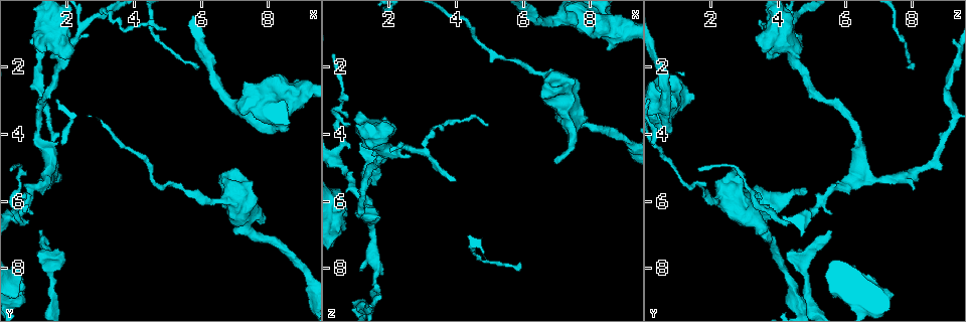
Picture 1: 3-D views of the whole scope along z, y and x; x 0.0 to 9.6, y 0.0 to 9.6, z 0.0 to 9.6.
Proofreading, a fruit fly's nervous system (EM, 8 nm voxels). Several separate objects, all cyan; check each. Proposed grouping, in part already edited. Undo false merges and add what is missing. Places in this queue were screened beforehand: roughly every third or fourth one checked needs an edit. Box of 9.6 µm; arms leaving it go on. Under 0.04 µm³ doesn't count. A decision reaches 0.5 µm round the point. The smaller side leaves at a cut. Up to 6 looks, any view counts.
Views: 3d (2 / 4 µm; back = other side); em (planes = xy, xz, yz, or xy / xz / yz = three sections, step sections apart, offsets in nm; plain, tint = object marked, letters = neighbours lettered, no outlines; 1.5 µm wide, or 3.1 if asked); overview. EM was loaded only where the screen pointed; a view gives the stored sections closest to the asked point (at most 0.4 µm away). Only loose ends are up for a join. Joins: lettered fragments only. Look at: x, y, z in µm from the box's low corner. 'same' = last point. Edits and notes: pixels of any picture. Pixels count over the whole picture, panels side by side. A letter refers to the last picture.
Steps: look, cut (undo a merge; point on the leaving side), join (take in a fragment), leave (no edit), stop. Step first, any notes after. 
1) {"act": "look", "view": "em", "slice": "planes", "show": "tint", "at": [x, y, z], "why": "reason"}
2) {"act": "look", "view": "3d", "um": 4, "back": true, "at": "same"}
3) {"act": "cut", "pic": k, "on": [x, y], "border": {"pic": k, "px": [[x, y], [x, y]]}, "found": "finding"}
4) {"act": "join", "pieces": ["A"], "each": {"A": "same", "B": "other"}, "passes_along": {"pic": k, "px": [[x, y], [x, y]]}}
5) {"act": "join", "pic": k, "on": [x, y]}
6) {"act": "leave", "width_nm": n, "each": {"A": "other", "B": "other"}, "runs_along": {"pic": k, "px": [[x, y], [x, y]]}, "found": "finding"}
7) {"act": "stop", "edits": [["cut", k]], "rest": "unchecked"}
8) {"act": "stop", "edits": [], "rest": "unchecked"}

{"act": "look", "view": "em", "slice": "planes", "show": "letters", "at": [7.05, 5.70, 4.85], "why": "an open end"}

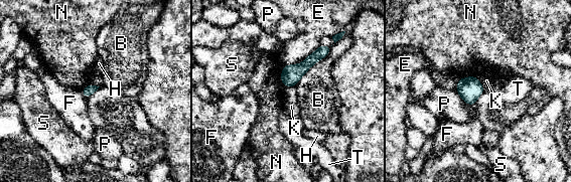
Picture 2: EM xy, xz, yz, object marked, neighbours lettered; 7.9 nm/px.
{"act": "leave", "each": {"B": "other", "E": "other", "F": "other", "H": "other", "K": "other", "N": "other", "P": "other", "S": "other", "T": "other"}, "runs_along": {"pic": 2, "px": [[327, 48], [313, 57], [285, 82]]}, "found": "no lettered fragment goes on from it"}

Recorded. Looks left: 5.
{"act": "look", "view": "em", "slice": "planes", "show": "tint", "at": [7.65, 3.90, 0.65], "why": "branch stops here"}

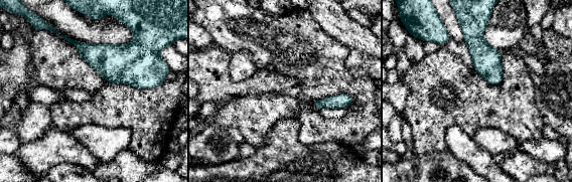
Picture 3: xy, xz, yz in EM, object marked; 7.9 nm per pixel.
{"act": "look", "view": "em", "slice": "planes", "show": "letters", "at": "same", "why": "see the neighbours"}

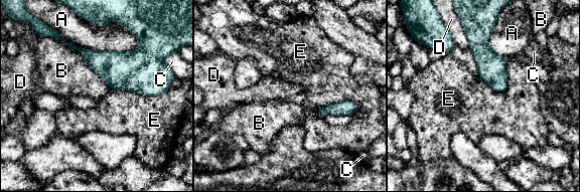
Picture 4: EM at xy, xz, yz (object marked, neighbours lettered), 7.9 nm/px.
{"act": "leave", "each": {"A": "other", "B": "other", "C": "other", "D": "other", "E": "other"}, "border": {"pic": 4, "px": [[460, 22], [469, 47]]}, "found": "no lettered fragment goes on from it"}

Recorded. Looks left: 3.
{"act": "look", "view": "em", "slice": "planes", "show": "letters", "at": [0.80, 5.95, 3.55], "why": "thin end"}

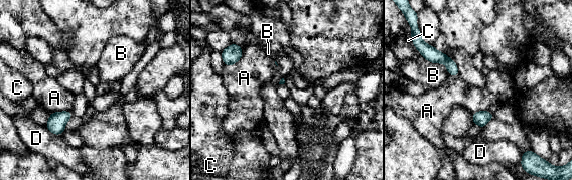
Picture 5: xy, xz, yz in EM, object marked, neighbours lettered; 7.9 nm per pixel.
{"act": "leave", "each": {"A": "other", "B": "other", "C": "other", "D": "other"}, "border": {"pic": 5, "px": [[425, 58], [444, 62], [449, 73]]}, "found": "no lettered fragment goes on from it"}

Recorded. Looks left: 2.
{"act": "stop", "edits": [], "rest": "unchecked"}

